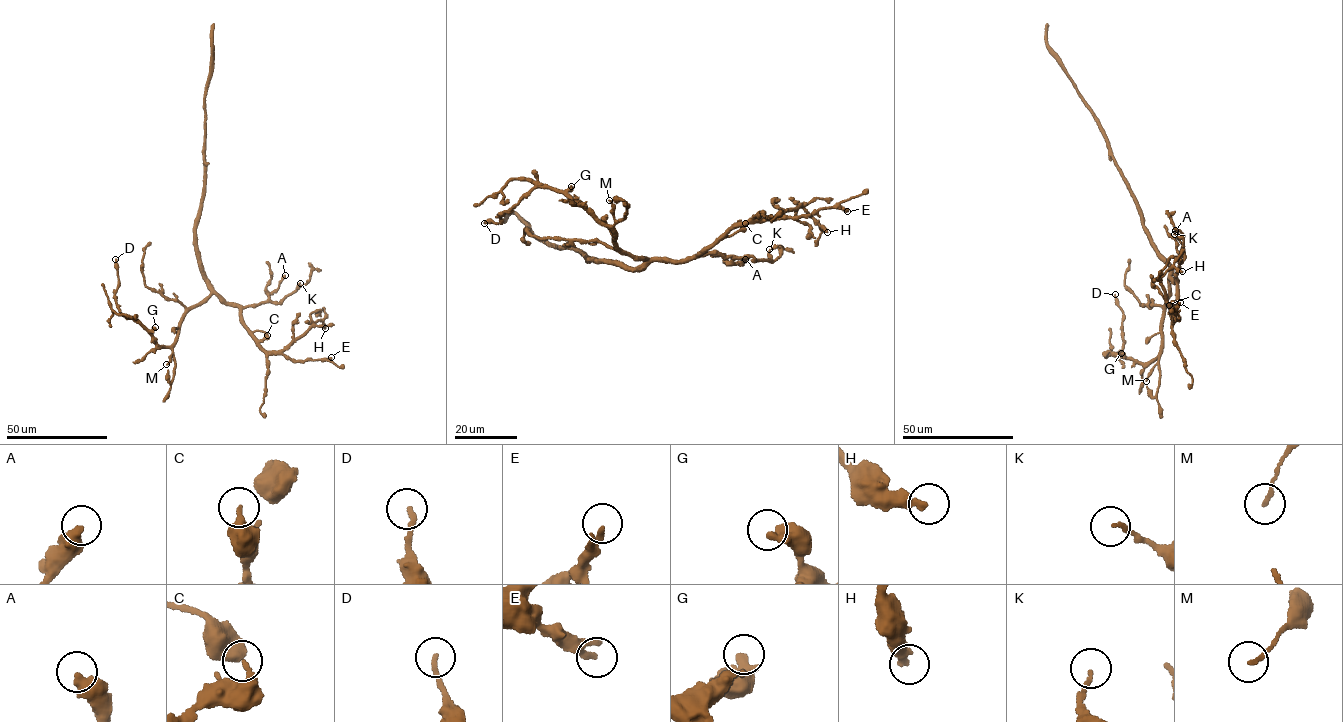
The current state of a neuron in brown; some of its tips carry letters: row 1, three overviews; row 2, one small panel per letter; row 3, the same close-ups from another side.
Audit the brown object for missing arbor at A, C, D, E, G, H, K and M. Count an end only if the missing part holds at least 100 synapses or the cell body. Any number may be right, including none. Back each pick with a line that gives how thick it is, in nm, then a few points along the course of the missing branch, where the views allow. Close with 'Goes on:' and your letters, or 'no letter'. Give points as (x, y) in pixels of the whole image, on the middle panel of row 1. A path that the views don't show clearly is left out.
Goes on: no letter

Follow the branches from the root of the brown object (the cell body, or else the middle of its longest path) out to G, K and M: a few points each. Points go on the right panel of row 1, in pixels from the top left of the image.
G: (1158, 251), (1158, 257), (1169, 265), (1170, 272), (1159, 354), (1142, 363), (1125, 358), (1121, 353)
K: (1158, 251), (1176, 281), (1184, 253), (1183, 239), (1174, 234)
M: (1158, 251), (1158, 257), (1169, 265), (1169, 289), (1159, 362), (1146, 381)

